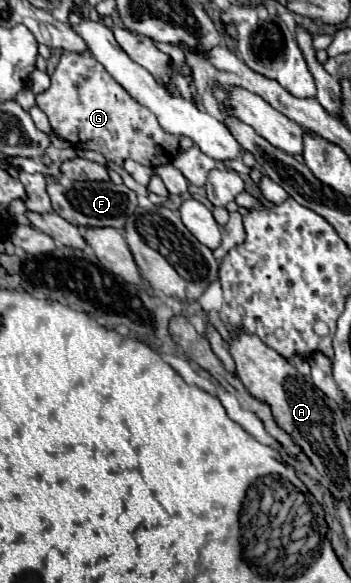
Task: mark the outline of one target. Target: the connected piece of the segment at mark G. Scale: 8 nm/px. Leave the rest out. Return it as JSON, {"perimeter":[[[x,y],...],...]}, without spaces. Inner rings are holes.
{"perimeter":[[[64,53],[60,57],[60,63],[52,75],[52,85],[46,93],[36,95],[36,105],[46,113],[52,131],[62,137],[64,141],[70,141],[72,147],[76,149],[90,149],[90,151],[98,151],[102,153],[108,161],[116,163],[116,165],[124,165],[126,159],[134,159],[140,165],[148,165],[148,167],[158,167],[162,163],[170,163],[170,159],[176,155],[178,151],[178,137],[166,133],[160,125],[156,115],[152,115],[152,111],[148,111],[144,105],[140,105],[138,101],[134,101],[128,91],[124,91],[124,87],[120,87],[120,83],[116,83],[116,79],[112,79],[112,75],[108,75],[108,71],[96,63],[96,59],[92,59],[92,55],[84,53]]]}

